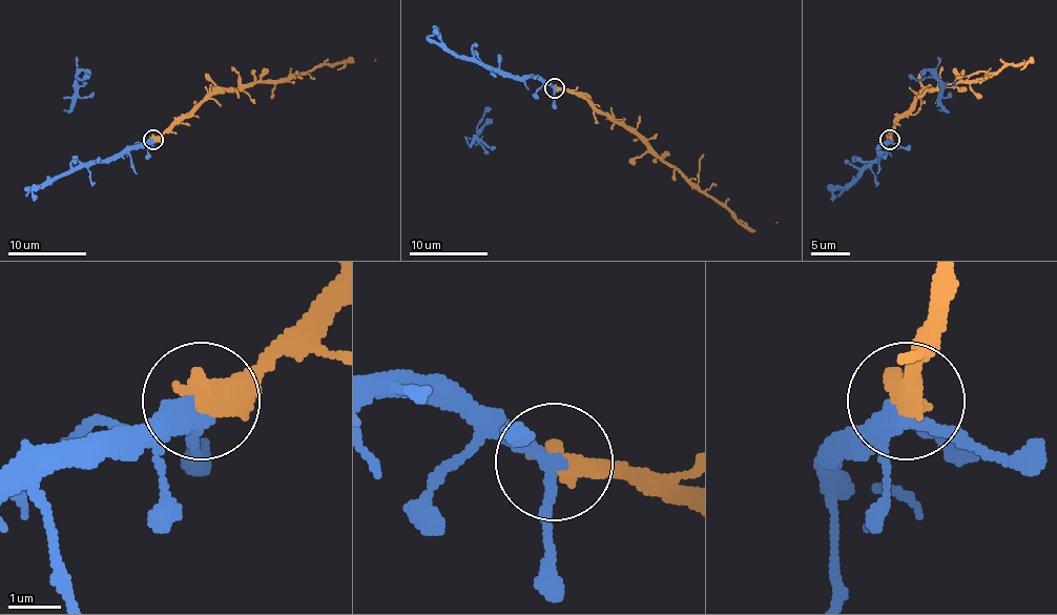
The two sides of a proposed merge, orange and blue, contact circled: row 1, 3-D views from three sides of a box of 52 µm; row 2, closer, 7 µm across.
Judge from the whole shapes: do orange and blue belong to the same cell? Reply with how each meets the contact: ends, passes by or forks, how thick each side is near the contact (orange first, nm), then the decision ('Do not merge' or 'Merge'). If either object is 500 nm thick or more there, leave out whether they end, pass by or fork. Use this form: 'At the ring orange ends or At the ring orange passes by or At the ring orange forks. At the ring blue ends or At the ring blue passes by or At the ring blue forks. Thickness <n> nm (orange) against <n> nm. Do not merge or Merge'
Thickness 550 nm (orange) against 320 nm. Merge

